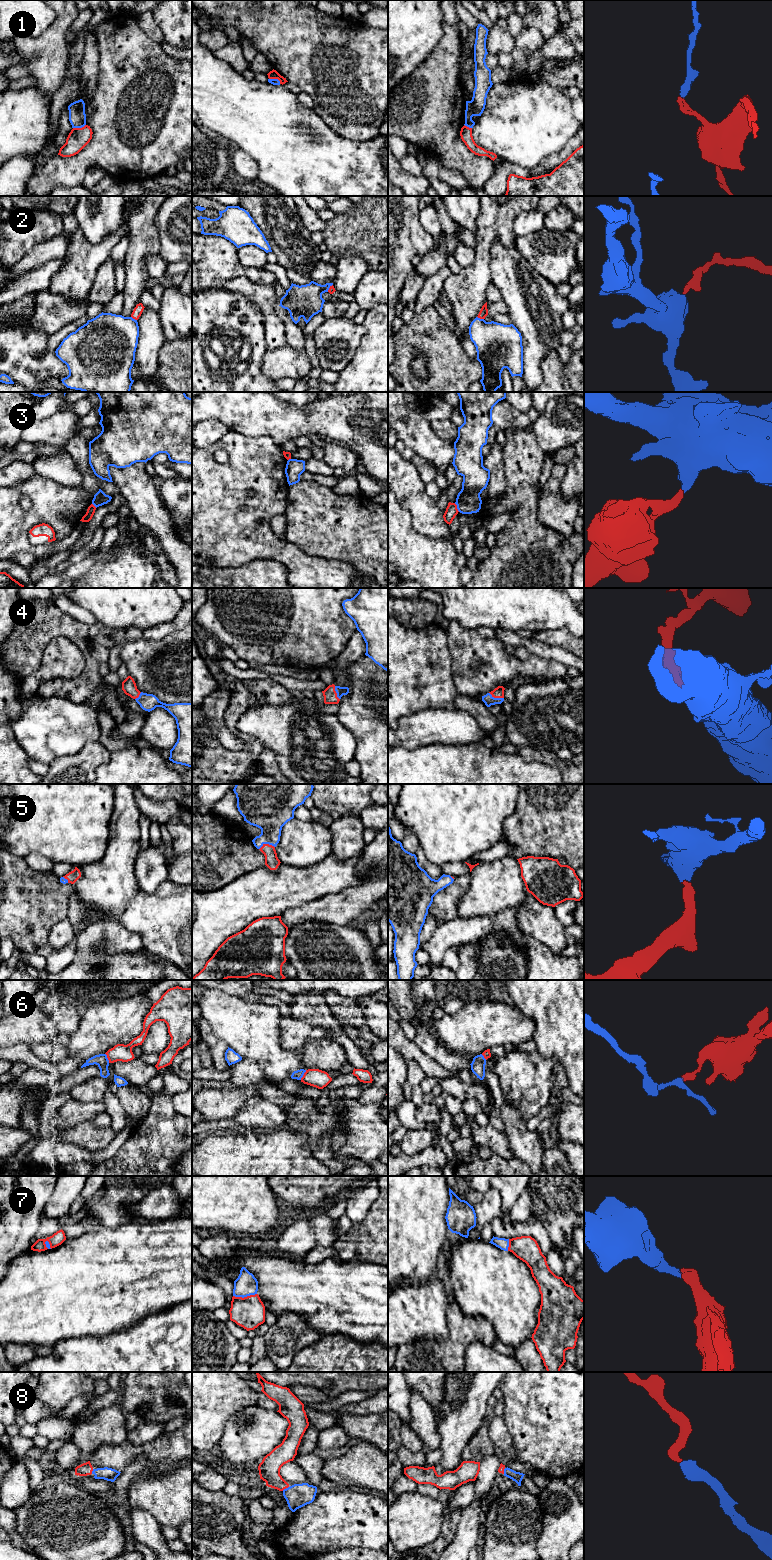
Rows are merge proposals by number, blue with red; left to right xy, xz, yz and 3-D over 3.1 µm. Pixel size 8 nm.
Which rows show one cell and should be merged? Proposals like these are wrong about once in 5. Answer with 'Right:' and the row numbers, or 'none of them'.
Right: 2, 4, 5, 7, 8

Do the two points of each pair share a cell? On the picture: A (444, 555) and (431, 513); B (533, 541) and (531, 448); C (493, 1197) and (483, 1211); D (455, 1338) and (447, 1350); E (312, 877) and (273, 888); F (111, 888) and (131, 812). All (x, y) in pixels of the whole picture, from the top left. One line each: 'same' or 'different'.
A: different
B: same
C: same
D: same
E: same
F: same

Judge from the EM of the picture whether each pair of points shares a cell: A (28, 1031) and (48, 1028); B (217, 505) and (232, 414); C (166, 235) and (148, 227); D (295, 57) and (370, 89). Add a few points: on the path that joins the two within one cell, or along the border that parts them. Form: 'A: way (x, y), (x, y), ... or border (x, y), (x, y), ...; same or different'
A: way (33, 1030), (43, 1030); same
B: border (231, 429), (253, 438); different
C: border (159, 208), (156, 214), (158, 253); different
D: way (314, 57), (328, 57), (351, 72); same

